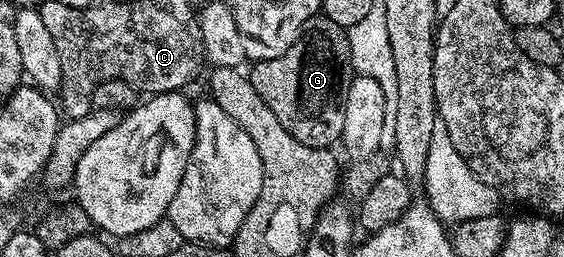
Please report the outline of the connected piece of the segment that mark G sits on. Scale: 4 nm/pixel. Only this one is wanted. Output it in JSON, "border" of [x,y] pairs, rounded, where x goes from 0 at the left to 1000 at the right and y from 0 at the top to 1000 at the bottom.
{"border":[[[564,62],[550,78],[502,218],[449,241],[438,296],[452,358],[466,374],[466,405],[488,436],[488,467],[495,467],[523,545],[546,568],[583,576],[605,549],[615,346],[612,272],[617,257],[619,140],[613,105]]]}

